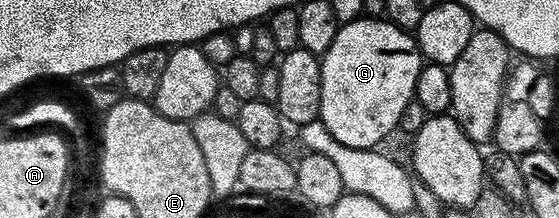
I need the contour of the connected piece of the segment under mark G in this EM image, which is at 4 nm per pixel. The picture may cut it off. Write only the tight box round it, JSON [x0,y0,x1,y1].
[319,18,422,149]

